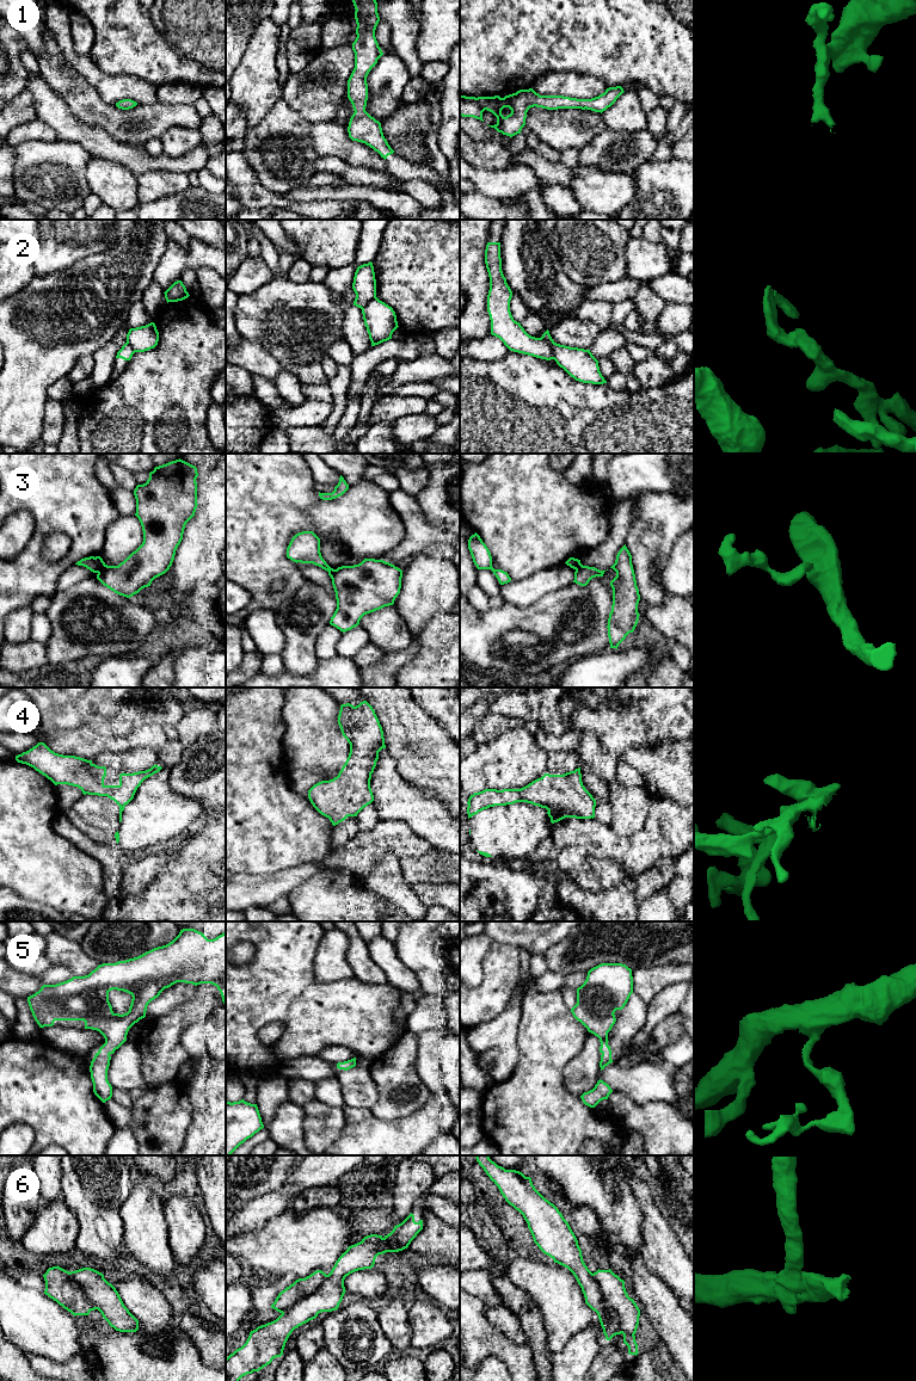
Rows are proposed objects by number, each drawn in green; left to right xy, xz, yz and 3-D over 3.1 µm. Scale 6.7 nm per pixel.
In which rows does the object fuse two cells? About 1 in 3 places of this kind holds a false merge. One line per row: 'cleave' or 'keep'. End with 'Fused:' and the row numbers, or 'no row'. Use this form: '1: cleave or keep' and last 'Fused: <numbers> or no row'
1: keep
2: cleave
3: cleave
4: keep
5: keep
6: cleave
Fused: 2, 3, 6

